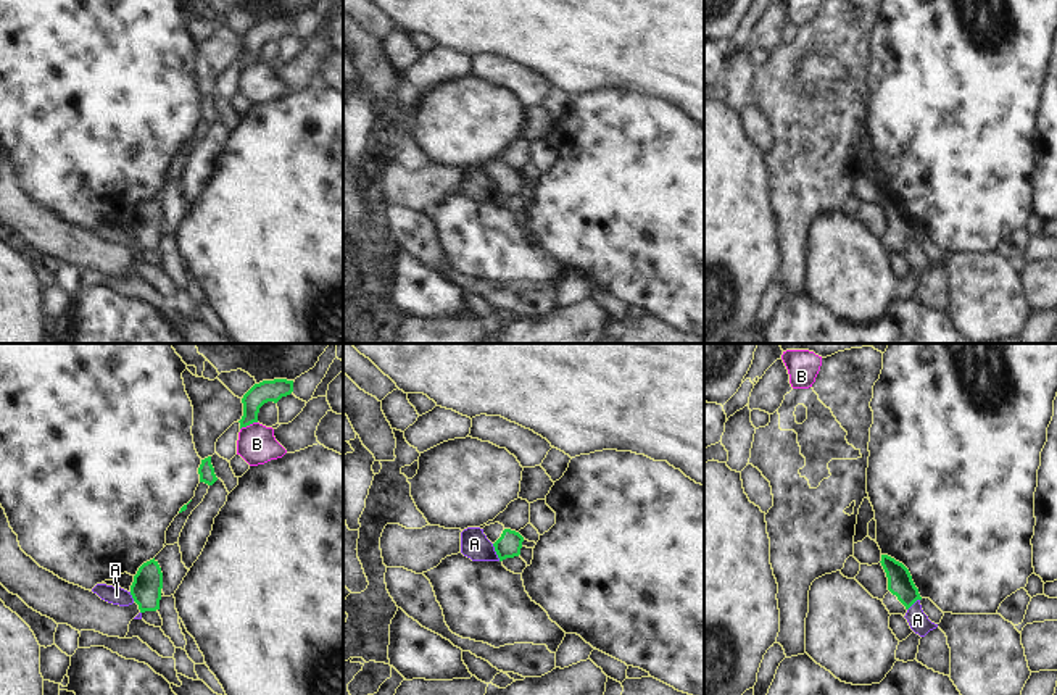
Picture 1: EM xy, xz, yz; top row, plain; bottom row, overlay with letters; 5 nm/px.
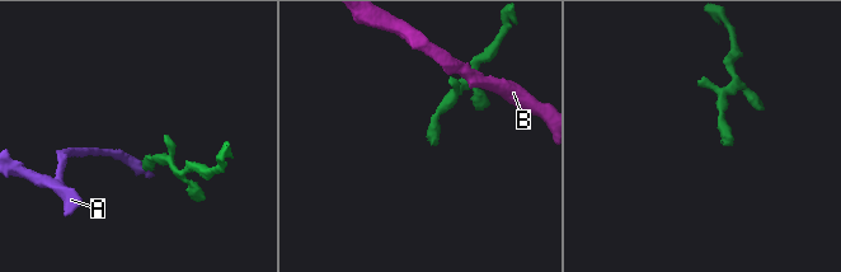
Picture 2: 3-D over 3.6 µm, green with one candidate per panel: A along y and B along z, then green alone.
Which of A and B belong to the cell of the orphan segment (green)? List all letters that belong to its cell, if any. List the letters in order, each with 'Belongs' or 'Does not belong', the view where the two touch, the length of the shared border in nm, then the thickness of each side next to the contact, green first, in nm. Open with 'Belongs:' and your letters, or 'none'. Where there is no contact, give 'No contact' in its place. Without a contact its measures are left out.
Belongs: none
A: Does not belong. Touches green in xz. Shared border 100 nm. Thickness 120 nm (green) against 140 nm
B: Does not belong. Touches green in xy. Shared border 100 nm. Thickness 110 nm (green) against 190 nm.

